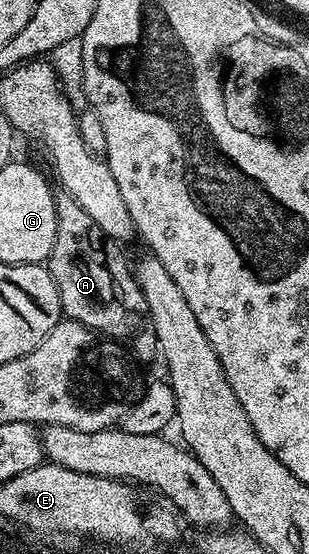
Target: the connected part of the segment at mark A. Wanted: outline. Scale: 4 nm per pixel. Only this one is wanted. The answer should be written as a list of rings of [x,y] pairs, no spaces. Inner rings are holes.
[[[62,192],[57,195],[56,201],[58,204],[56,240],[52,244],[48,269],[60,292],[63,315],[71,322],[79,322],[90,330],[95,330],[104,338],[112,338],[115,342],[121,342],[139,363],[146,364],[153,354],[155,357],[159,353],[158,341],[148,312],[148,304],[144,300],[144,292],[138,286],[138,281],[134,279],[131,263],[126,263],[126,258],[122,255],[123,247],[104,232],[100,232],[92,216],[88,216],[88,212],[84,212],[84,208],[80,208],[80,204],[72,200],[72,196]]]

